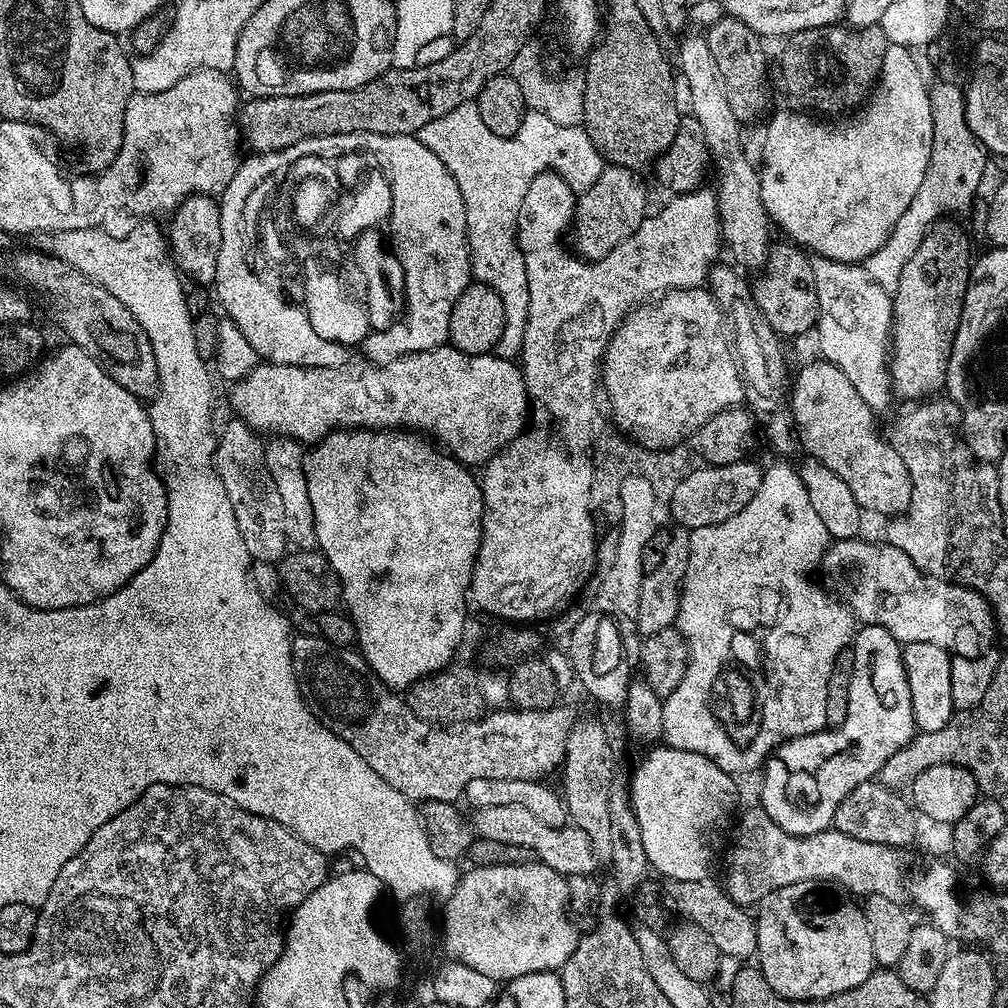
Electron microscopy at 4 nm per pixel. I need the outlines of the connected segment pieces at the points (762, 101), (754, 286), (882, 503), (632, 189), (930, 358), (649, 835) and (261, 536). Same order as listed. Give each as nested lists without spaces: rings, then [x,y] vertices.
[[[727,14],[707,25],[706,32],[710,54],[714,54],[714,63],[718,66],[720,81],[730,102],[730,110],[734,110],[737,120],[741,122],[758,119],[768,104],[768,92],[764,89],[768,60],[764,57],[763,46],[760,45],[763,44],[761,36],[750,30],[746,22]]]
[[[791,242],[773,243],[768,249],[764,267],[759,269],[760,276],[751,281],[752,297],[758,310],[770,322],[770,326],[781,338],[811,333],[816,326],[818,310],[818,290],[814,286],[812,261],[797,245]]]
[[[816,358],[813,364],[808,364],[800,373],[795,373],[790,384],[790,409],[793,422],[798,429],[799,447],[808,452],[813,460],[822,462],[829,470],[834,470],[846,486],[850,486],[850,494],[854,494],[856,501],[860,503],[865,513],[877,512],[880,516],[895,518],[908,511],[910,506],[910,474],[906,470],[906,462],[892,449],[891,444],[883,435],[876,433],[876,420],[872,408],[862,402],[854,386],[846,379],[846,374],[838,370],[830,361]]]
[[[608,166],[598,178],[598,182],[594,182],[594,186],[579,193],[570,240],[574,245],[575,255],[581,260],[606,258],[606,254],[610,254],[614,246],[630,238],[630,234],[634,234],[634,230],[638,230],[638,226],[644,221],[649,211],[648,192],[636,176],[639,175],[633,169]]]
[[[955,219],[937,220],[924,235],[922,246],[914,250],[914,258],[906,262],[902,278],[898,278],[898,290],[892,296],[892,339],[888,373],[892,376],[892,391],[908,402],[920,402],[945,387],[948,378],[948,363],[958,334],[958,322],[962,318],[962,306],[968,289],[968,275],[972,273],[974,251],[964,228],[955,224]]]
[[[652,746],[640,760],[640,765],[632,772],[630,795],[632,808],[637,816],[642,834],[642,845],[646,858],[653,869],[661,872],[661,877],[669,880],[709,879],[712,863],[726,844],[724,831],[733,823],[732,811],[736,808],[736,784],[733,773],[722,770],[710,758],[694,754],[690,750],[678,750],[667,746]]]
[[[232,418],[224,429],[219,429],[214,463],[216,472],[226,486],[226,494],[234,506],[234,518],[238,522],[238,534],[246,542],[246,550],[253,561],[275,565],[285,555],[288,543],[288,517],[282,510],[282,498],[278,486],[266,470],[265,441],[261,433],[249,424]]]

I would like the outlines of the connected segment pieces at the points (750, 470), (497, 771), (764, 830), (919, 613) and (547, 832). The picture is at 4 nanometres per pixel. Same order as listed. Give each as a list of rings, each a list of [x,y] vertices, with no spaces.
[[[752,458],[733,462],[729,465],[712,465],[687,474],[686,478],[674,489],[670,501],[671,519],[681,529],[691,530],[702,526],[714,526],[718,522],[726,522],[726,518],[734,518],[754,494],[758,494],[758,486],[763,480],[761,466],[755,464]]]
[[[296,634],[292,637],[292,669],[296,684],[304,703],[317,713],[319,719],[338,738],[342,738],[394,790],[401,792],[413,802],[421,800],[459,801],[466,786],[474,778],[506,778],[507,780],[543,781],[552,771],[564,763],[566,738],[574,723],[574,715],[568,708],[557,706],[546,712],[522,712],[511,710],[492,710],[483,718],[449,730],[444,726],[427,724],[395,691],[384,685],[374,673],[359,651],[352,648],[333,648],[319,634]]]
[[[753,806],[738,824],[739,820],[735,825],[736,837],[733,840],[731,837],[727,849],[726,891],[735,904],[756,906],[762,898],[766,898],[766,894],[782,886],[807,880],[831,882],[856,898],[882,894],[882,898],[900,900],[903,892],[905,895],[906,876],[904,880],[904,868],[900,865],[901,853],[895,848],[862,842],[835,830],[813,836],[792,836],[779,828],[759,806]]]
[[[857,538],[855,540],[838,540],[830,543],[828,549],[824,552],[824,557],[820,560],[818,569],[818,580],[825,592],[832,599],[844,605],[853,617],[861,625],[877,624],[886,630],[890,630],[890,634],[894,634],[894,638],[900,641],[901,645],[909,644],[910,642],[934,642],[934,646],[942,646],[953,657],[957,656],[979,656],[982,652],[980,644],[988,644],[992,640],[992,632],[994,633],[994,617],[991,608],[988,606],[988,601],[983,596],[979,596],[977,592],[973,592],[971,588],[964,588],[961,584],[954,584],[951,580],[940,580],[936,576],[928,576],[925,572],[921,572],[919,568],[915,568],[910,562],[908,555],[902,550],[898,550],[893,544],[881,542],[875,544],[872,540],[864,540],[865,538]]]
[[[486,806],[474,812],[474,832],[482,838],[494,838],[494,842],[507,842],[510,846],[522,846],[526,850],[534,850],[539,863],[550,866],[550,870],[560,872],[565,878],[572,875],[591,876],[596,872],[598,861],[590,846],[590,838],[575,826],[555,828],[546,826],[539,818],[534,818],[530,810],[523,806]]]

